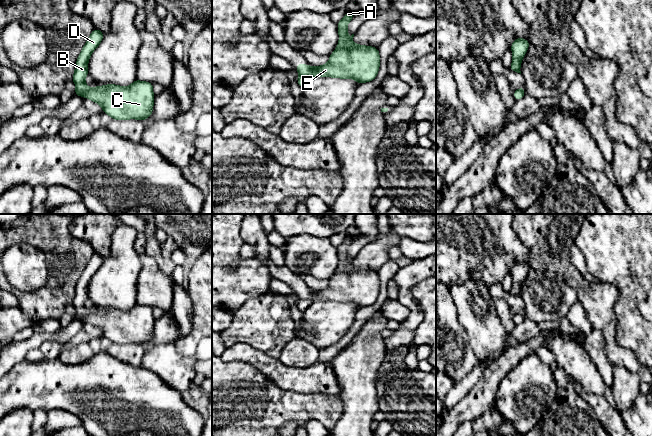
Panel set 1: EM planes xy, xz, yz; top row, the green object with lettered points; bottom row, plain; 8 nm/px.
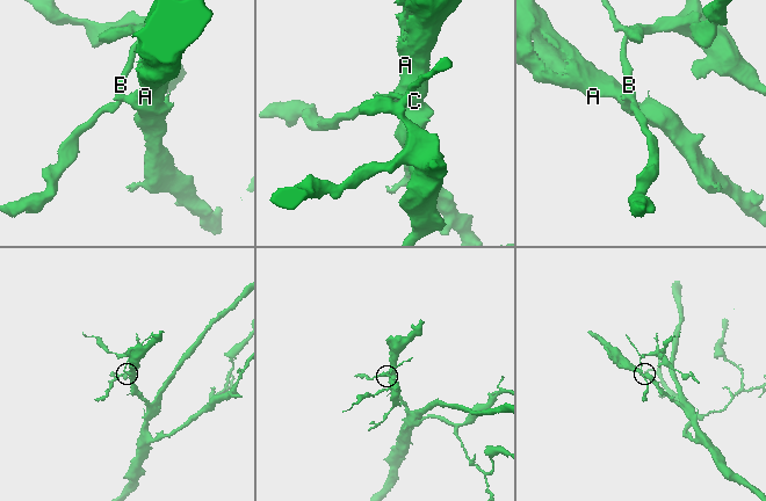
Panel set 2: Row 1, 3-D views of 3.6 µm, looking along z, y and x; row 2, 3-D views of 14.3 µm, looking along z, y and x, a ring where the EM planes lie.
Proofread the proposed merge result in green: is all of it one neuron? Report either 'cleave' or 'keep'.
cleave

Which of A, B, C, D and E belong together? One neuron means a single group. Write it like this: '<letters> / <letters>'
A C E / B D

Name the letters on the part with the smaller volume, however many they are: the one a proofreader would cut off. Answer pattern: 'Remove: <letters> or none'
Remove: B, D

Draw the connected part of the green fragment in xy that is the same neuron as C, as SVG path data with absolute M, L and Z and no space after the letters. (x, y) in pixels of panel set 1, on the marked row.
M137 79L130 86L115 84L96 86L78 93L99 104L103 112L114 120L137 119L146 121L153 113L154 94L151 82Z

